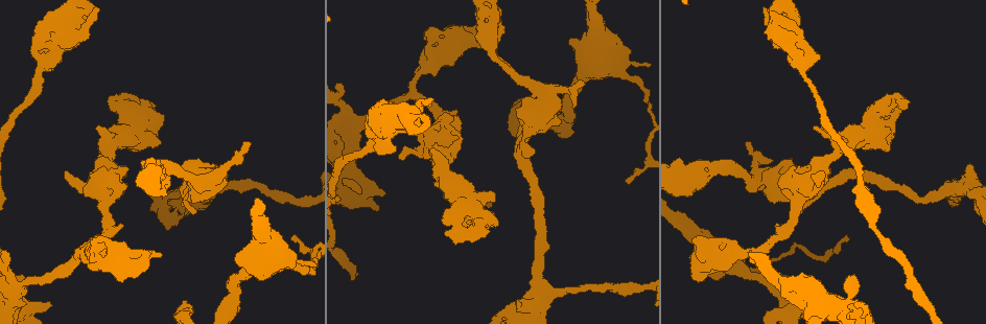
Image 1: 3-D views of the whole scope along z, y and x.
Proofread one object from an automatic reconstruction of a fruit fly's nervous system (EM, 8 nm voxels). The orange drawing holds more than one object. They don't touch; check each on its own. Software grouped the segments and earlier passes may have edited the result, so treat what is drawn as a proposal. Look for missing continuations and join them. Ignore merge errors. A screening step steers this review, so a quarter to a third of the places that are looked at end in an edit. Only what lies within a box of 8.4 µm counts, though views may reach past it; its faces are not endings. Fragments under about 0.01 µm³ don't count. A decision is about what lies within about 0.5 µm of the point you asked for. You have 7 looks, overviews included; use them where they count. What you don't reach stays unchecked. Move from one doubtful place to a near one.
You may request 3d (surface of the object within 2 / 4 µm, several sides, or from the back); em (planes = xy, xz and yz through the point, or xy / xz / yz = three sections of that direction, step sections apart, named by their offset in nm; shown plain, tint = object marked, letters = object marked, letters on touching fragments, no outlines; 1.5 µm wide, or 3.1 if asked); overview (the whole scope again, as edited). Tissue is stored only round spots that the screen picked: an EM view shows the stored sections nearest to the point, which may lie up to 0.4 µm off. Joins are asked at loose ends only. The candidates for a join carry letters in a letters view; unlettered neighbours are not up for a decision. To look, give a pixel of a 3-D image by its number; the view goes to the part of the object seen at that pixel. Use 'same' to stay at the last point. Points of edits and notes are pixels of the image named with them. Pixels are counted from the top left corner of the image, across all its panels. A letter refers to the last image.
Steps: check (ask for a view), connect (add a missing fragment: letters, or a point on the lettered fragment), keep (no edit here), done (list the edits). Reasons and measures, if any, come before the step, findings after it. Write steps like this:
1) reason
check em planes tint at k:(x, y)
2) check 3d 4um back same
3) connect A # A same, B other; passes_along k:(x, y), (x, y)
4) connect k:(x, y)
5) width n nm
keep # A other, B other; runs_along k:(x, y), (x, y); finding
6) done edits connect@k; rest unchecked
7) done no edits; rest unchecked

free end
check em planes tint at 1:(460, 125)

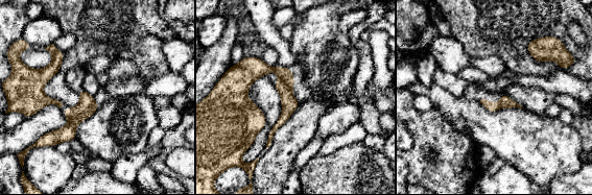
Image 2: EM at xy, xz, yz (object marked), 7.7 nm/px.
see the neighbours
check em planes letters same

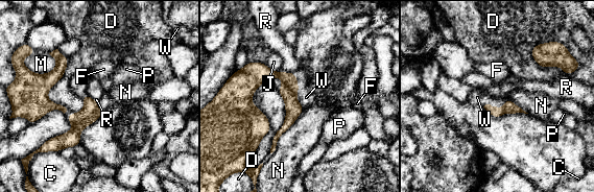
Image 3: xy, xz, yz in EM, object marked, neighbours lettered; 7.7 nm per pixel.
connect W # C other, D other, F other, J other, M other, N other, P other, R other, W same; passes_along 3:(509, 108), (497, 108), (477, 97); the neuron continues

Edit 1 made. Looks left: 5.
free end
check 3d 2um at 1:(848, 237)

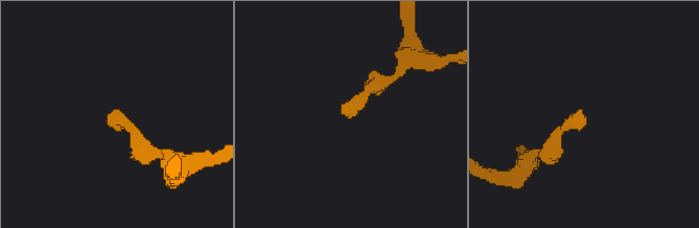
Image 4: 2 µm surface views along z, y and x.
need the tissue
check em xy step 8 letters at 4:(111, 111)

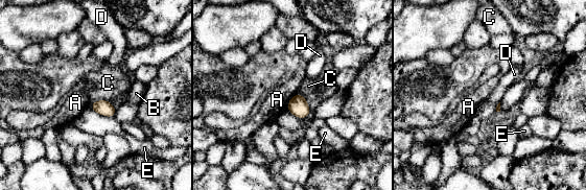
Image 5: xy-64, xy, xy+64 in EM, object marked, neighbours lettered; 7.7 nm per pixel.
cut it another way
check em planes letters same

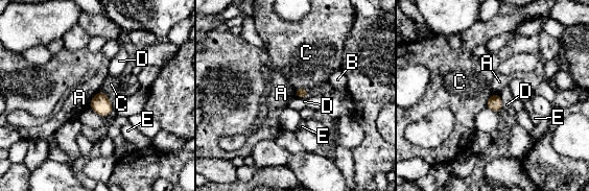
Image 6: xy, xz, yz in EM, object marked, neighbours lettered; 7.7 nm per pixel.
longest_contact A 140 nm
keep # A other, B other, C other, D other, E other; border 6:(98, 91), (91, 99), (89, 105); no lettered fragment goes on from it

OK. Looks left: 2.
done edits connect@3; rest unchecked

